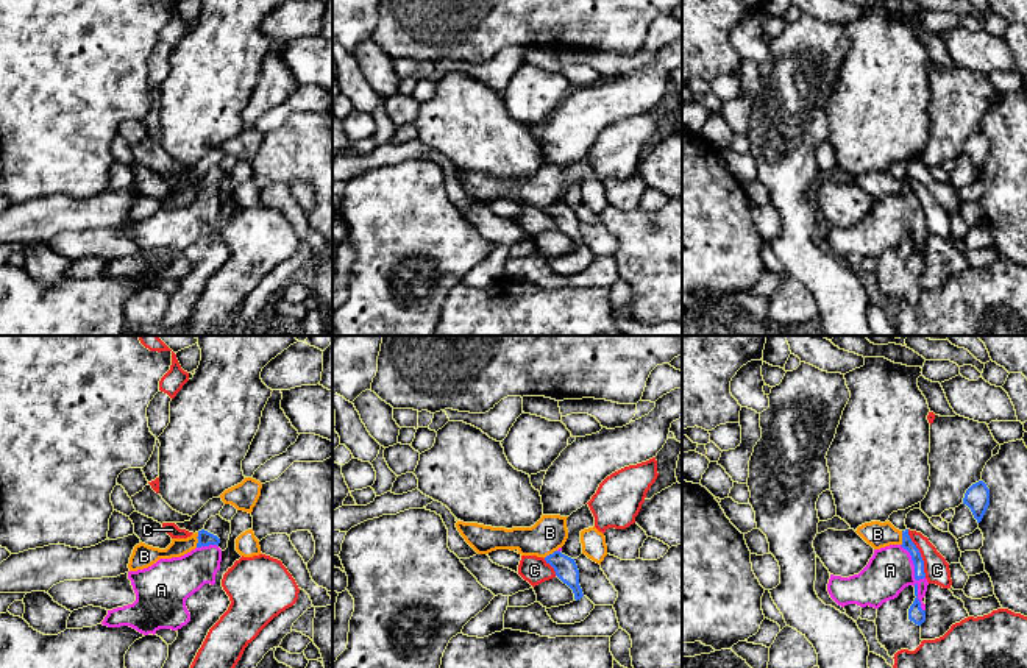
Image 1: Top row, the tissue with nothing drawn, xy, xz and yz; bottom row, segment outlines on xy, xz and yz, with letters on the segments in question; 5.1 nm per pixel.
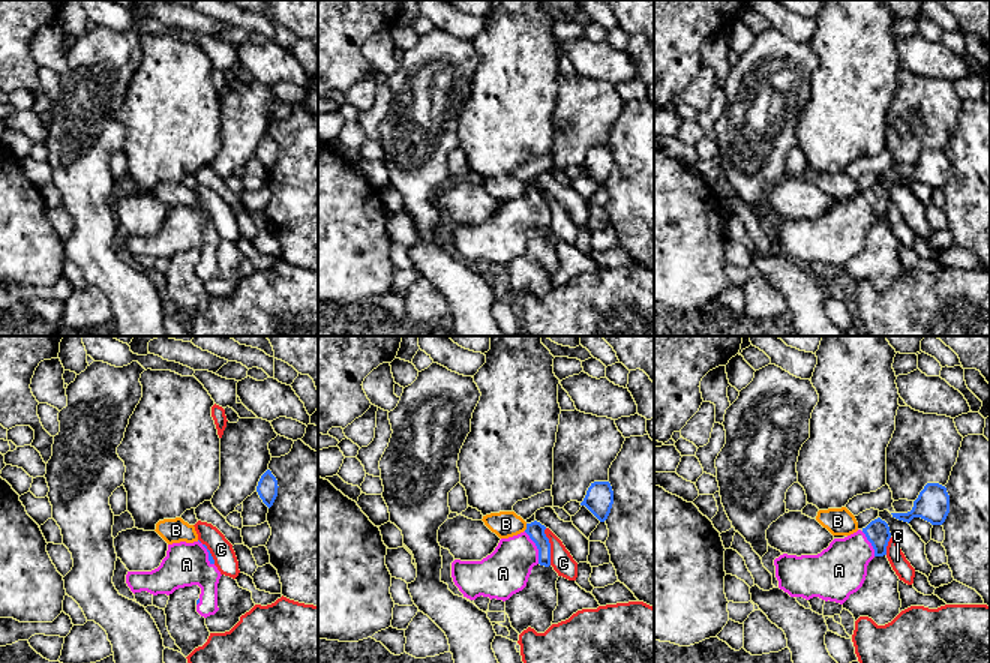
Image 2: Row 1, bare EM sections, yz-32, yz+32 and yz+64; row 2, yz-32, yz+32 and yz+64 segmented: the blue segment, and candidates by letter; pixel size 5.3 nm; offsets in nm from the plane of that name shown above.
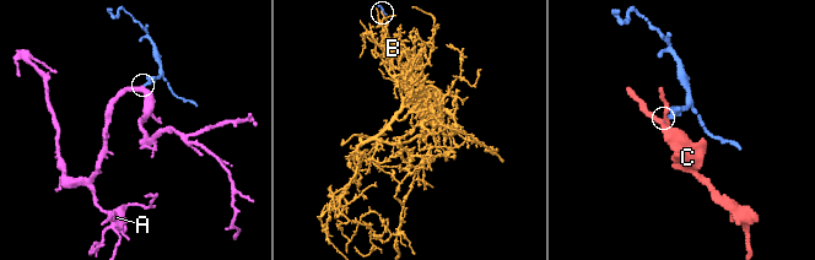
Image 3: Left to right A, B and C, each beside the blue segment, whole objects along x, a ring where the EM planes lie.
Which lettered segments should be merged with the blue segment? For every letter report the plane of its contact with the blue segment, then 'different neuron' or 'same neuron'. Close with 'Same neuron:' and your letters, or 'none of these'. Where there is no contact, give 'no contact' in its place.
A: contact in yz; same neuron
B: contact in xy; different neuron
C: contact in yz; different neuron
Same neuron: A

